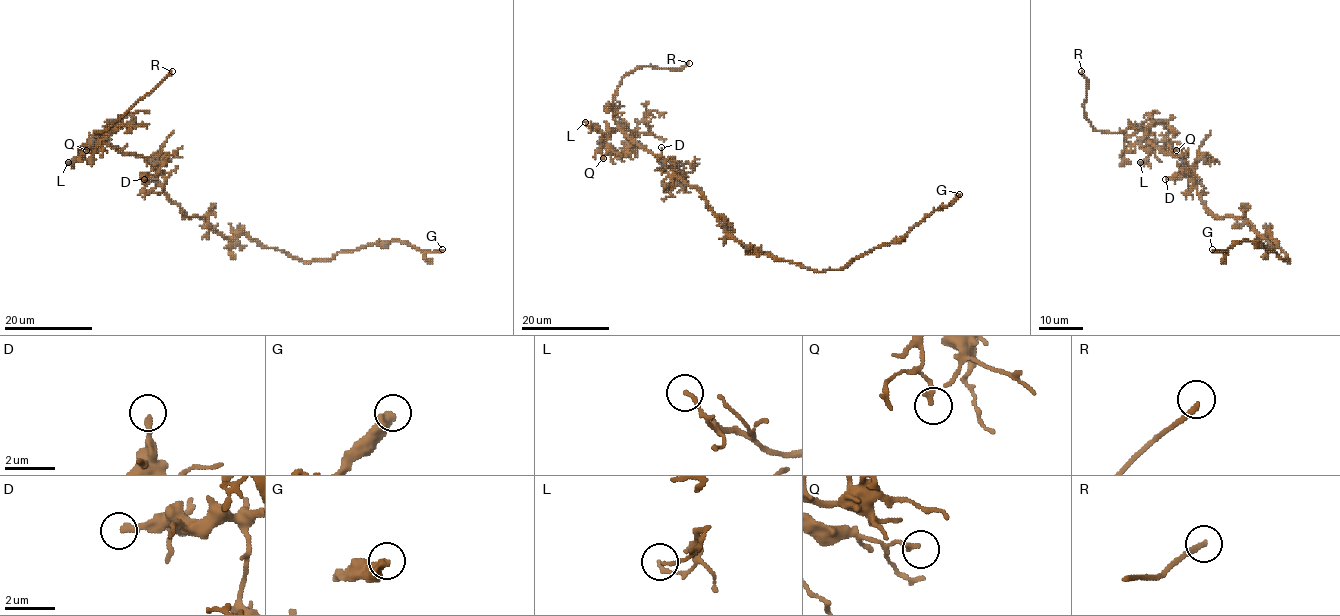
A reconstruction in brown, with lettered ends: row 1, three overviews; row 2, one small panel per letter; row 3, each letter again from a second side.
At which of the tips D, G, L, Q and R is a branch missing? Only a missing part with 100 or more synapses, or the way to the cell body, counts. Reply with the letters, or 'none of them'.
R

